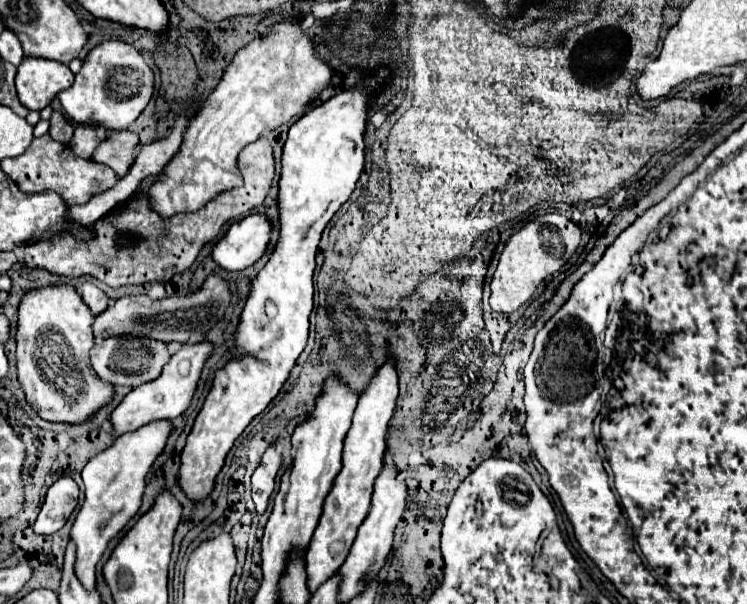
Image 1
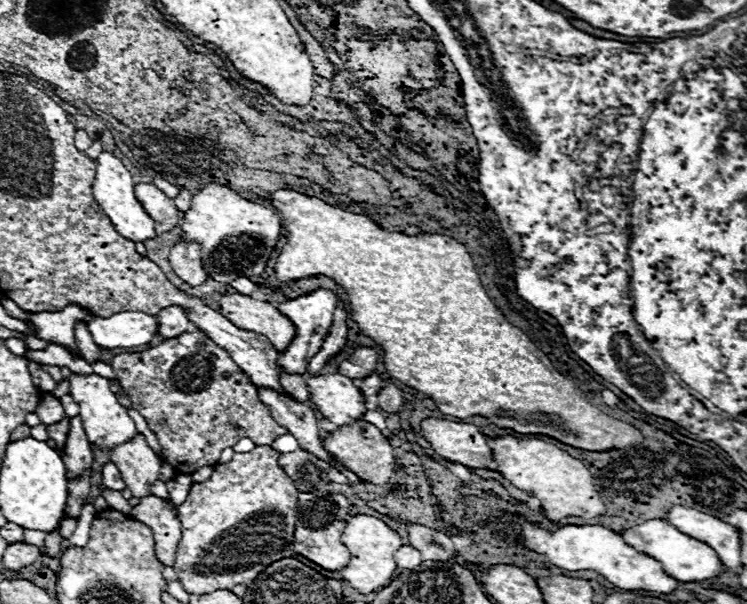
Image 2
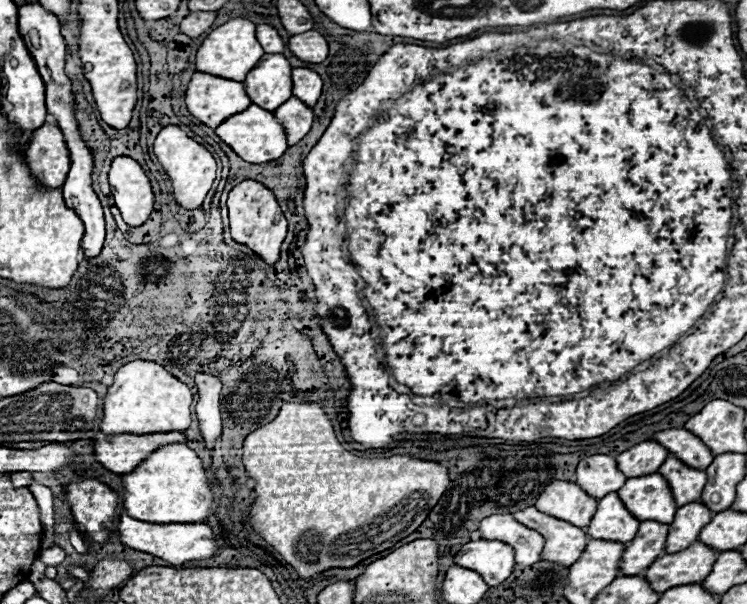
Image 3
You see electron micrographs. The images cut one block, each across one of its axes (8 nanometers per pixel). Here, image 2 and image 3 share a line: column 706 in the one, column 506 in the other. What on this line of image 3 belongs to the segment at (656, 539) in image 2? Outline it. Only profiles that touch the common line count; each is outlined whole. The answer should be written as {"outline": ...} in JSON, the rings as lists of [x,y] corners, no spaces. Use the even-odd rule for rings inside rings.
{"outline":[[[476,540],[462,546],[454,564],[478,572],[488,586],[498,586],[514,570],[514,550],[496,540]]]}

